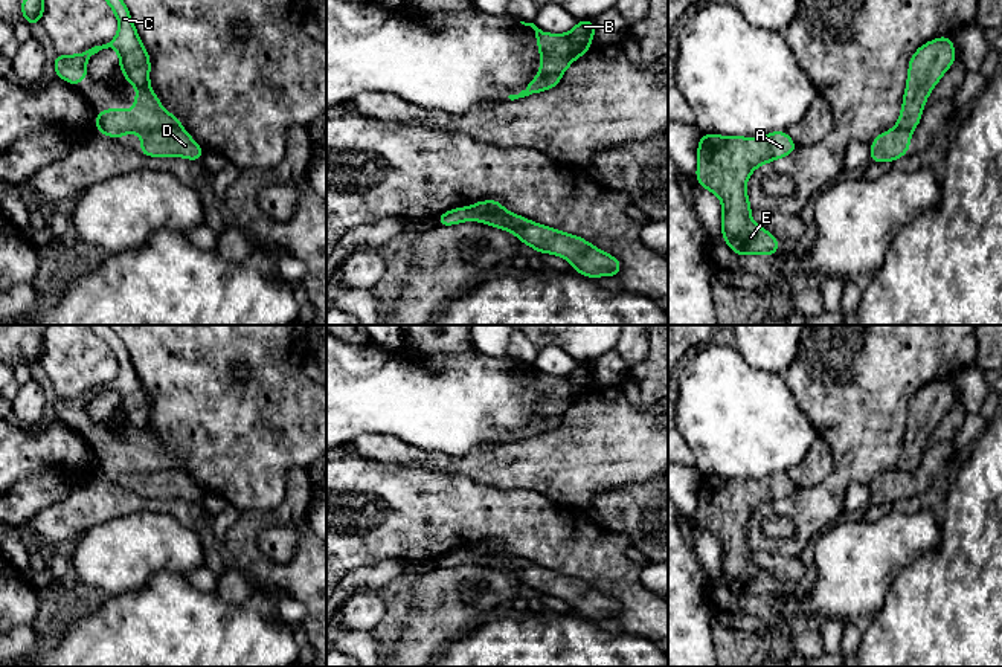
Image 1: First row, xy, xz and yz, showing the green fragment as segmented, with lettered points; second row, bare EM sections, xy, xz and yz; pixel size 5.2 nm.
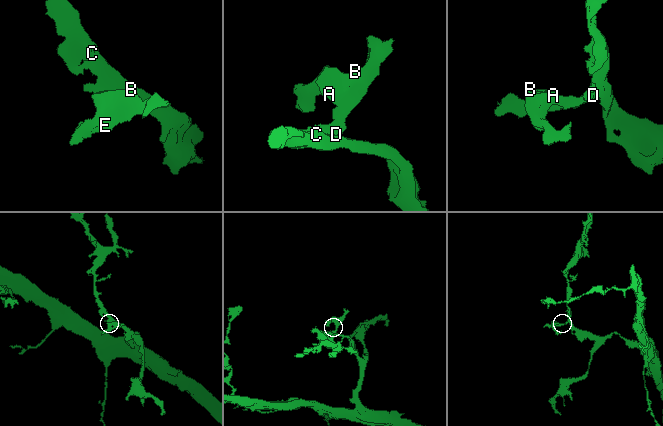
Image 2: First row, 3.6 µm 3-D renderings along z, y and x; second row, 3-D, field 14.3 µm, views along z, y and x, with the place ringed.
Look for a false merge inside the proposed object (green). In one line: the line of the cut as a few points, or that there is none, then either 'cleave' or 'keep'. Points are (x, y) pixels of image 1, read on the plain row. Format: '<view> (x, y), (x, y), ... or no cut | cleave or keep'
xz (472, 547), (478, 551), (502, 556), (514, 563), (529, 563) | cleave

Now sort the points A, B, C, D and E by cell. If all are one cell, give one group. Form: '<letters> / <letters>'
A B D E / C

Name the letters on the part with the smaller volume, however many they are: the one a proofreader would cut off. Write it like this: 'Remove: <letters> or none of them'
Remove: A, B, D, E

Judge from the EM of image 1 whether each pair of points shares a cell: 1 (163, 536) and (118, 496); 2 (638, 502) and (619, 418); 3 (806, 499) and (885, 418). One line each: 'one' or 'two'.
1: two
2: two
3: one

